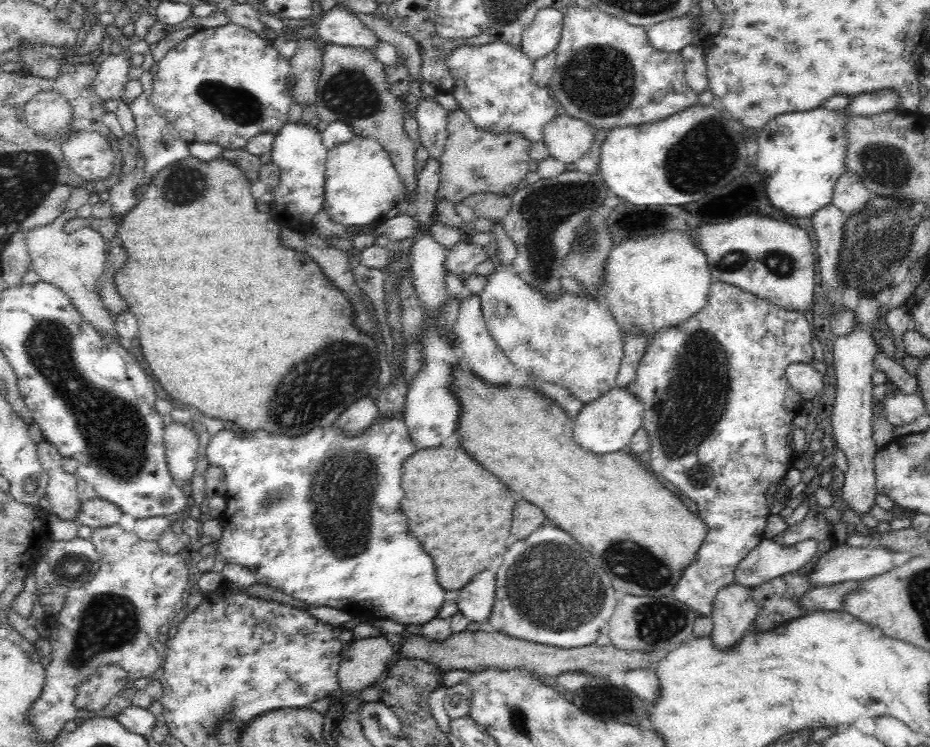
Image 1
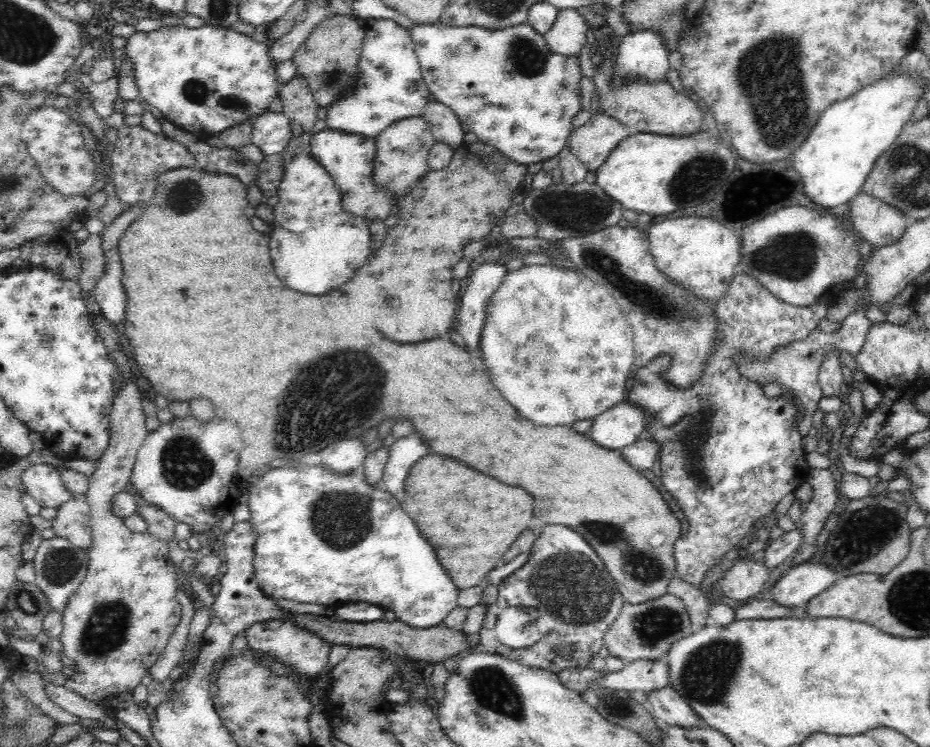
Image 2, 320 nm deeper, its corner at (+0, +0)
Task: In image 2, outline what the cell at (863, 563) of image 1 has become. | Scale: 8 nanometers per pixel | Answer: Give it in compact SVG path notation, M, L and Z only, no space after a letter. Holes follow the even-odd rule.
M820 563L795 565L773 585L772 601L786 608L804 608L808 601L840 580L836 572Z

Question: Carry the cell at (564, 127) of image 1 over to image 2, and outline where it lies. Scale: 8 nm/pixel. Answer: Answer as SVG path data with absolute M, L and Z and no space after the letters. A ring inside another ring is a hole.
M598 112L571 132L567 146L588 171L596 172L616 146L632 133L633 130L614 117Z

